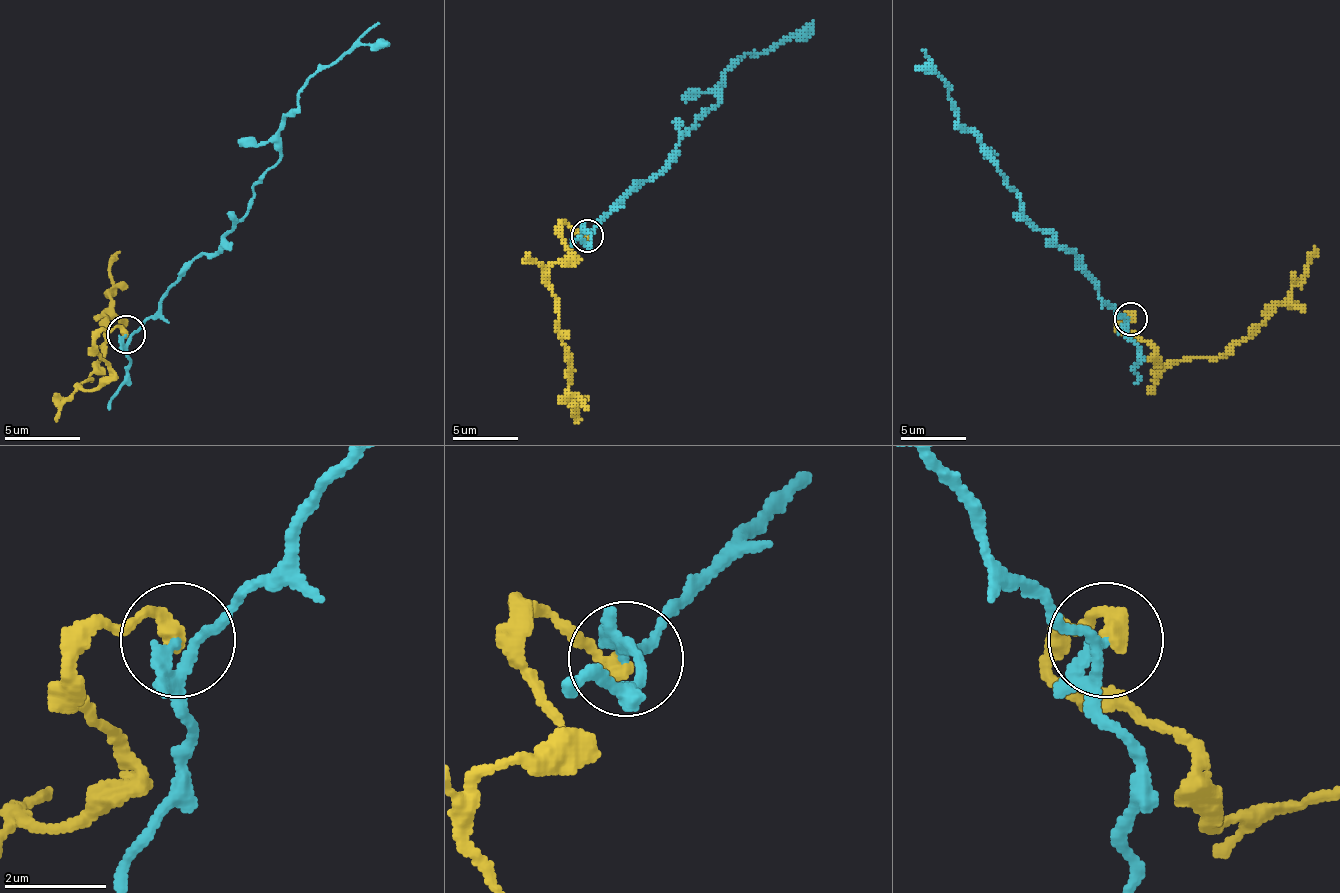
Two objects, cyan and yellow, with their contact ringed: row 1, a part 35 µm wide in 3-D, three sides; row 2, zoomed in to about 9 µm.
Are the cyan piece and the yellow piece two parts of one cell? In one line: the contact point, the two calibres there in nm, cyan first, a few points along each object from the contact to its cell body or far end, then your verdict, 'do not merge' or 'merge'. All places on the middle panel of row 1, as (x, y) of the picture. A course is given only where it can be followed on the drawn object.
at (587, 235); 170 nm thick on the cyan side, 320 nm on the other; cyan runs (588, 236), (663, 168), (718, 102), (718, 83), (735, 63), (748, 53), (767, 53), (813, 21); yellow runs (588, 236), (562, 223), (562, 243), (571, 259), (555, 262), (549, 279), (568, 354), (568, 393), (581, 419); do not merge

